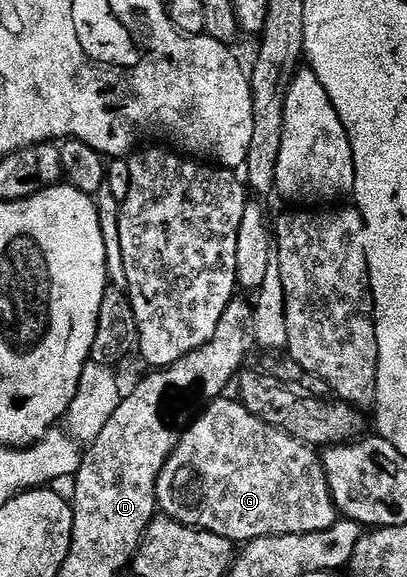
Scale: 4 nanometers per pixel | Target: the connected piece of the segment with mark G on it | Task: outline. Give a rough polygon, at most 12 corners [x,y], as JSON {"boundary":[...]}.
{"boundary":[[211,400],[156,482],[243,545],[338,521],[321,456]]}

